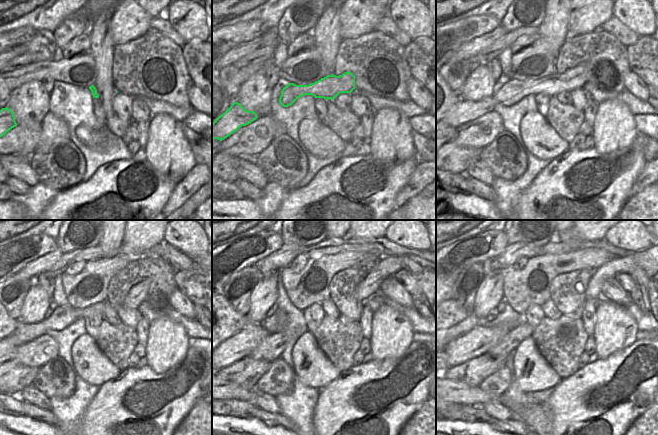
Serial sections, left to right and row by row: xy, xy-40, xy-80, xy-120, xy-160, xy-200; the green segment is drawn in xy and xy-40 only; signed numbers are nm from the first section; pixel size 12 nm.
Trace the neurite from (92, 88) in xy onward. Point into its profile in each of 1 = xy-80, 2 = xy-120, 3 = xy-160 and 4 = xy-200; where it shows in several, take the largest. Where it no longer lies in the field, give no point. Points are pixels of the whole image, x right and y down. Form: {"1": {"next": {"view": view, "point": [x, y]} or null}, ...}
{"1": {"next": {"view": "xy-80", "point": [513, 91]}}, "2": {"next": {"view": "xy-120", "point": [62, 317]}}, "3": {"next": {"view": "xy-160", "point": [388, 266]}}, "4": {"next": {"view": "xy-200", "point": [617, 265]}}}

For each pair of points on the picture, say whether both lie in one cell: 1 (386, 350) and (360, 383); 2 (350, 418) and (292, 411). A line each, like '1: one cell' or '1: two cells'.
1: two cells
2: two cells

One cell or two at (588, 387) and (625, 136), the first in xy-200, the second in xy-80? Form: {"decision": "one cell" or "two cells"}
{"decision": "two cells"}

